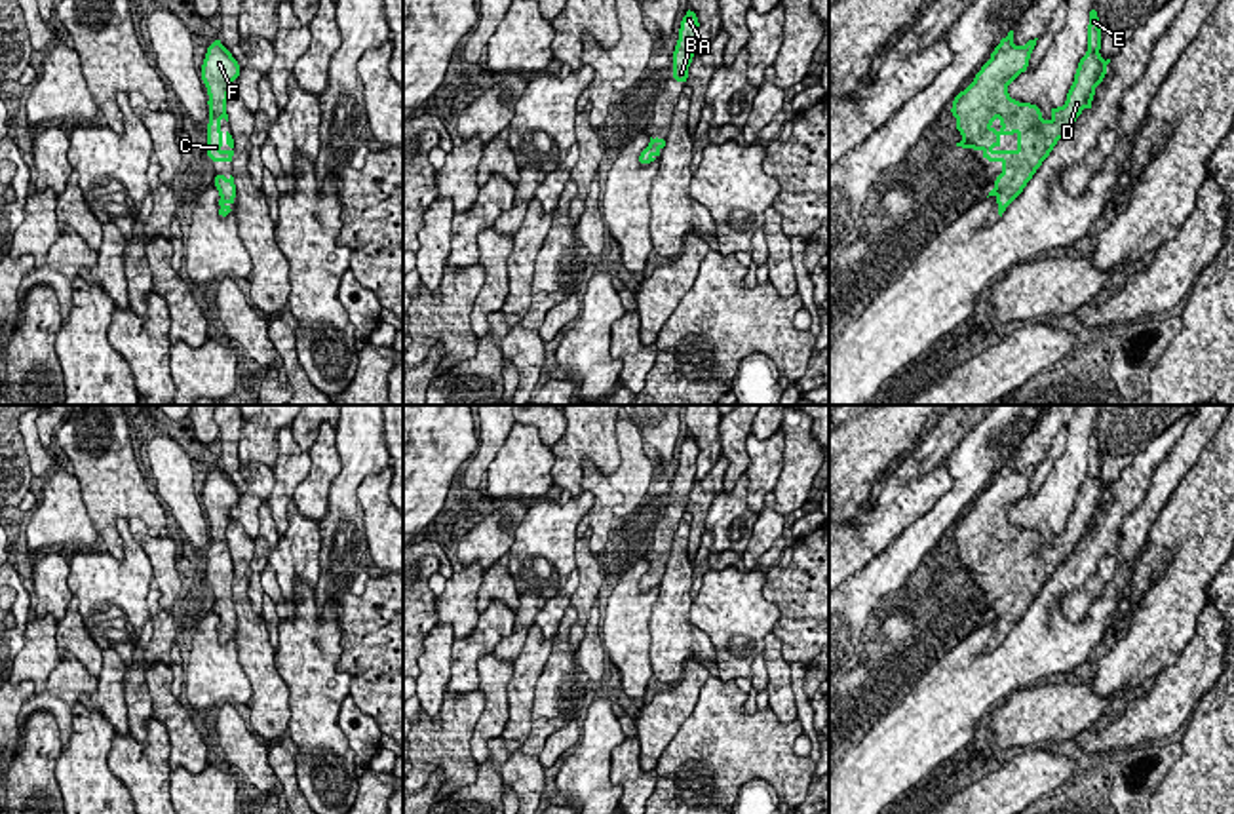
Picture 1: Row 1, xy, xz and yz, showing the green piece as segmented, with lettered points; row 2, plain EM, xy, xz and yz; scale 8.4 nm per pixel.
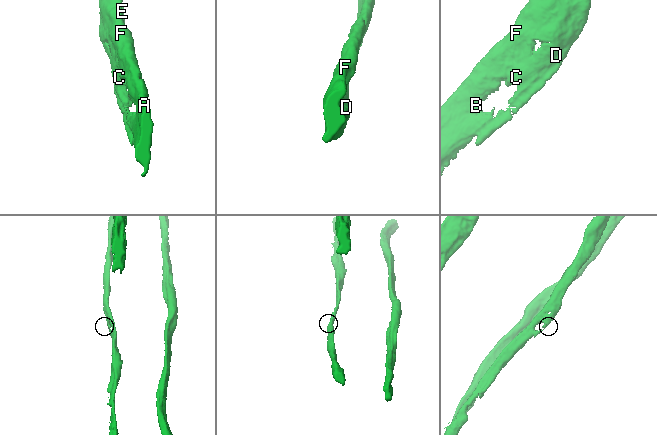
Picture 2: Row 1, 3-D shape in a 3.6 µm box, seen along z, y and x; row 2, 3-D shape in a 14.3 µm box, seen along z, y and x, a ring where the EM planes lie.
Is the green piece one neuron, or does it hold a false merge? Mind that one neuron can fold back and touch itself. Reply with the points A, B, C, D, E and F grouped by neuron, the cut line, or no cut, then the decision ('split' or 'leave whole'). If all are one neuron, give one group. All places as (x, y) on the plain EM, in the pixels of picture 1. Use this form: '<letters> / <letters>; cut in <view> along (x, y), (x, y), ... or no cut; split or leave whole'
A B C D E F; no cut; leave whole

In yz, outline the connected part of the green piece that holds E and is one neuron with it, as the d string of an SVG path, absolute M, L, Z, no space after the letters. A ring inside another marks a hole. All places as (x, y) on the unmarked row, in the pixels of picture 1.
M1089 437L1088 477L1080 485L1063 533L1044 546L1036 531L1010 523L1008 512L1027 496L1036 466L1013 470L1013 456L991 479L974 508L953 527L953 542L962 567L956 572L981 576L989 588L1000 588L1002 599L989 622L996 624L998 641L1023 618L1059 565L1069 561L1084 534L1091 534L1095 514L1107 500L1097 437ZM1002 561L1017 561L1015 576L1000 576Z

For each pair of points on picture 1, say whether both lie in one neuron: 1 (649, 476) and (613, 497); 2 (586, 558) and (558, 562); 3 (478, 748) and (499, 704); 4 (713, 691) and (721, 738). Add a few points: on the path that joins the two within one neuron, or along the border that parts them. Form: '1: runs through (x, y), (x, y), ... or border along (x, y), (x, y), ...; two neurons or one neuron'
1: border along (607, 478), (620, 493), (609, 537); two neurons
2: border along (578, 537), (575, 567); two neurons
3: runs through (482, 736), (495, 716); one neuron
4: runs through (719, 702), (719, 727); one neuron

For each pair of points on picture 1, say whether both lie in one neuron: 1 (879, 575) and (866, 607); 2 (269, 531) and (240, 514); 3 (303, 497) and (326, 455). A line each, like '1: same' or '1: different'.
1: same
2: different
3: same

